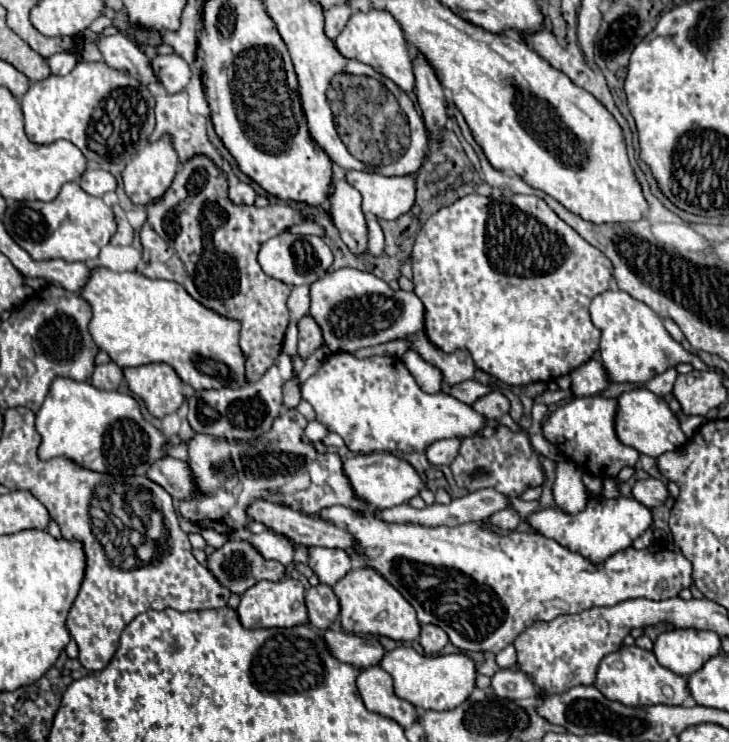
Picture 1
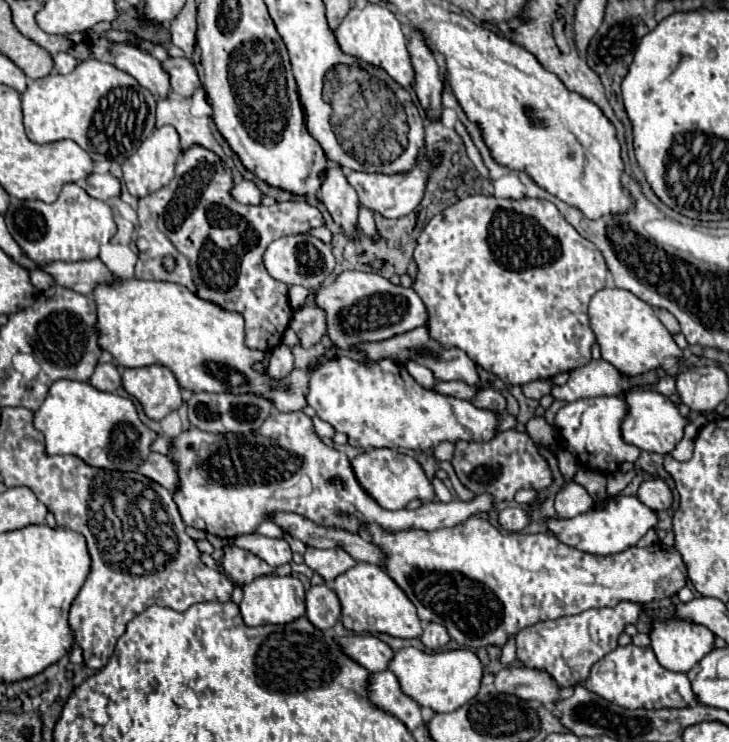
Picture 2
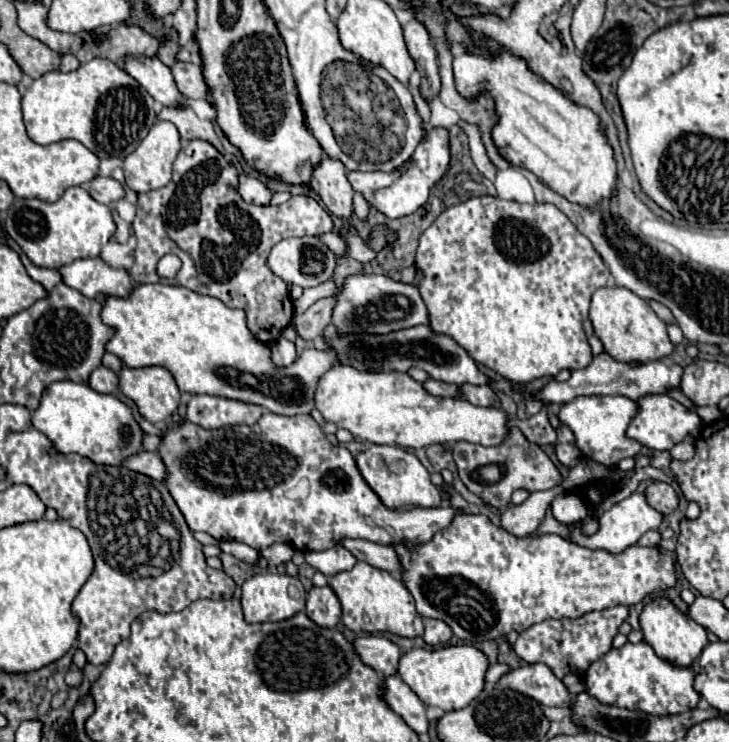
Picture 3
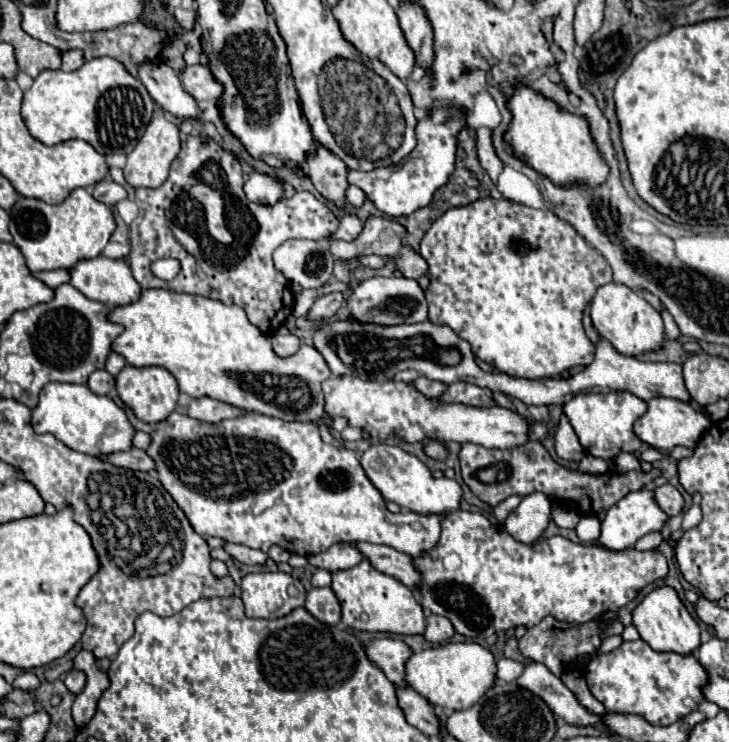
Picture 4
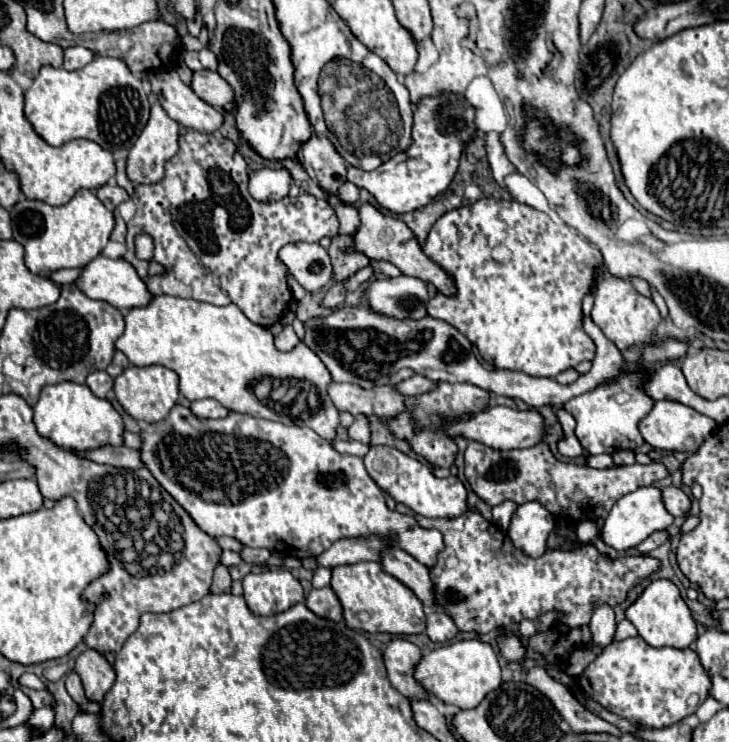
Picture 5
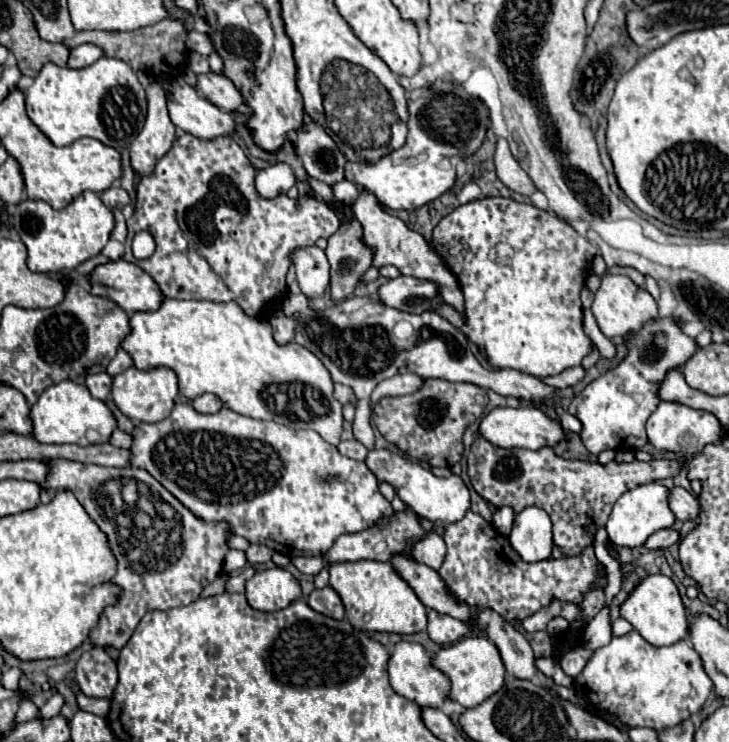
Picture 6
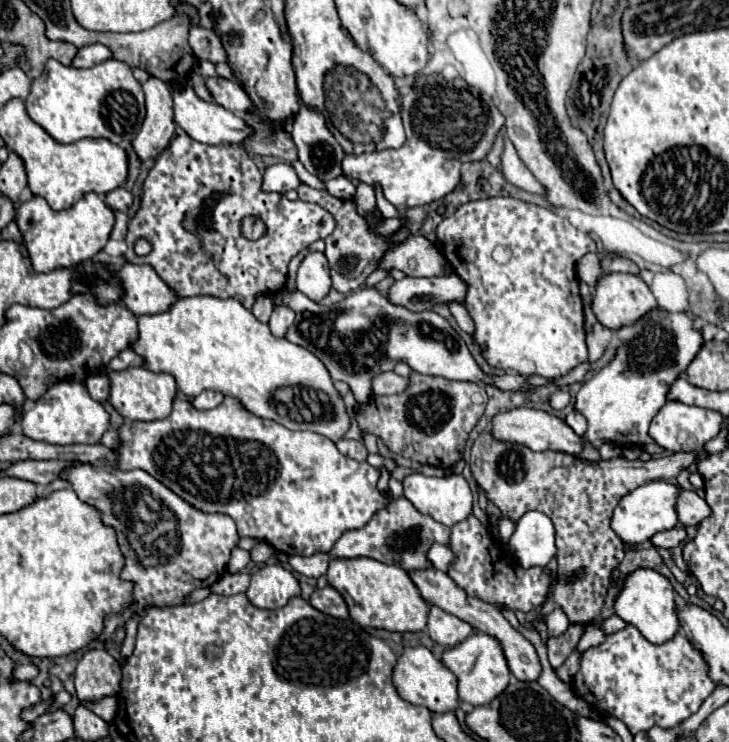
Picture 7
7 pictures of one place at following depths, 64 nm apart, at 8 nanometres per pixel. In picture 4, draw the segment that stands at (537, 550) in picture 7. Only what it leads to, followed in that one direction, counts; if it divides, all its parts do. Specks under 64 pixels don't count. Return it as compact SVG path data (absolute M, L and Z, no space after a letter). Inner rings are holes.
M534 492L526 496L516 510L508 514L504 520L504 530L514 536L518 542L534 544L546 530L550 522L550 508L552 500L550 496L542 492Z

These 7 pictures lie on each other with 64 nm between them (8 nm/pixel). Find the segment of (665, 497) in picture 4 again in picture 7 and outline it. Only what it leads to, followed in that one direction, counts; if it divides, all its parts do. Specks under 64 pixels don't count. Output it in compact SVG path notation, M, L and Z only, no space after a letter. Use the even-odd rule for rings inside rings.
M680 490L676 500L676 514L684 526L690 526L690 524L700 524L700 520L710 516L710 508L704 502L704 498L700 498L696 492Z

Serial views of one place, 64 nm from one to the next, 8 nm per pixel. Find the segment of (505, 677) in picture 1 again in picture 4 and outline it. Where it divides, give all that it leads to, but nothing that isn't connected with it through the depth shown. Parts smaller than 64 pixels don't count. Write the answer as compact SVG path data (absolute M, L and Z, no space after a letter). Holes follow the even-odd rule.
M540 662L528 664L528 666L524 668L524 672L516 678L516 684L518 684L520 688L530 690L532 694L540 696L540 698L548 704L548 708L550 708L554 714L560 714L566 722L570 722L570 724L590 724L590 726L598 726L598 724L594 724L594 716L590 716L590 712L588 712L588 710L576 700L576 696L562 684L562 680L560 680L558 676L554 676L544 664L540 664Z

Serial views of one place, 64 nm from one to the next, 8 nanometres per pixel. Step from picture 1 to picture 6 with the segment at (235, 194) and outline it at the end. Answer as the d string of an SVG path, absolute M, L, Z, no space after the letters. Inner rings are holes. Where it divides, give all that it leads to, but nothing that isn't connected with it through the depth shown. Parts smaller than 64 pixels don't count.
M274 164L256 172L256 192L262 198L276 198L286 194L294 184L296 178L288 164Z

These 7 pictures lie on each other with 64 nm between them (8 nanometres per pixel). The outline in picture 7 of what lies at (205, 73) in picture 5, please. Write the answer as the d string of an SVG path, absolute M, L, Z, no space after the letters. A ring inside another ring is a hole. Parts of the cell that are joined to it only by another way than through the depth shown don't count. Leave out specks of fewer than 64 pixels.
M216 76L216 78L206 78L204 82L206 82L206 88L212 94L214 102L224 106L226 110L234 112L236 116L244 116L246 110L252 106L246 92L232 80Z

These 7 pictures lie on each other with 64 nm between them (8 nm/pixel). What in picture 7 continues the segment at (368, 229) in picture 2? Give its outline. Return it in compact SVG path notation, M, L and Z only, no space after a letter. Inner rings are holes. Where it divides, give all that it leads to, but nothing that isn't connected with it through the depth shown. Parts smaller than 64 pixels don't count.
M340 176L338 180L328 180L326 190L328 190L328 194L332 194L340 200L352 200L356 196L356 184L346 180L346 176Z

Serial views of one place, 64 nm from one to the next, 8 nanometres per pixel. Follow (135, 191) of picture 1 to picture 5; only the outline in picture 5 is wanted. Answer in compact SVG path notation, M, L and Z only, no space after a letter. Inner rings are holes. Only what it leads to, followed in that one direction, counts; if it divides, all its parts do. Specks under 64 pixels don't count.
M154 100L150 120L148 120L146 128L142 130L140 138L136 140L134 148L128 154L128 162L126 162L128 180L132 180L134 184L158 184L158 182L162 182L164 180L164 164L176 152L178 152L178 124L164 112L164 108L158 104L158 100Z

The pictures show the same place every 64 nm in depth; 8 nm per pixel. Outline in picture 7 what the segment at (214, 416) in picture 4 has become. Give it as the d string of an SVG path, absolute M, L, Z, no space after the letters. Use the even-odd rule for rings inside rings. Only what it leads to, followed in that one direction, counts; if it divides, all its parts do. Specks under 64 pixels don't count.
M206 390L202 392L200 396L192 398L192 406L198 408L198 410L212 410L216 406L220 406L224 400L224 396L220 392L212 392L212 390Z

